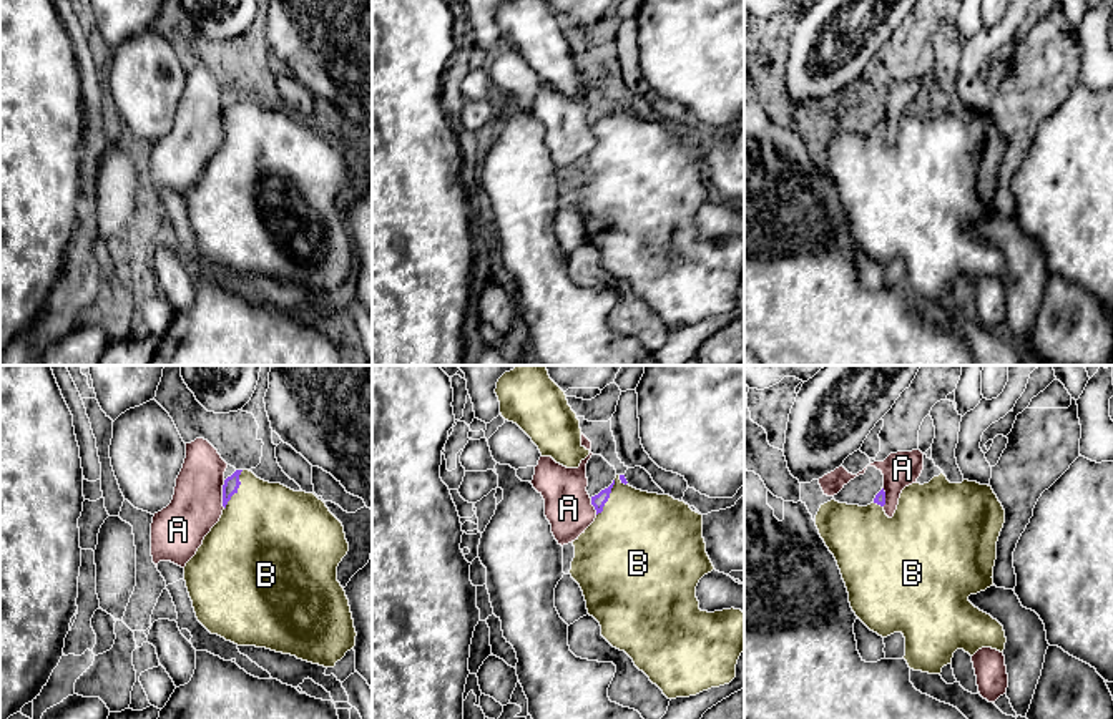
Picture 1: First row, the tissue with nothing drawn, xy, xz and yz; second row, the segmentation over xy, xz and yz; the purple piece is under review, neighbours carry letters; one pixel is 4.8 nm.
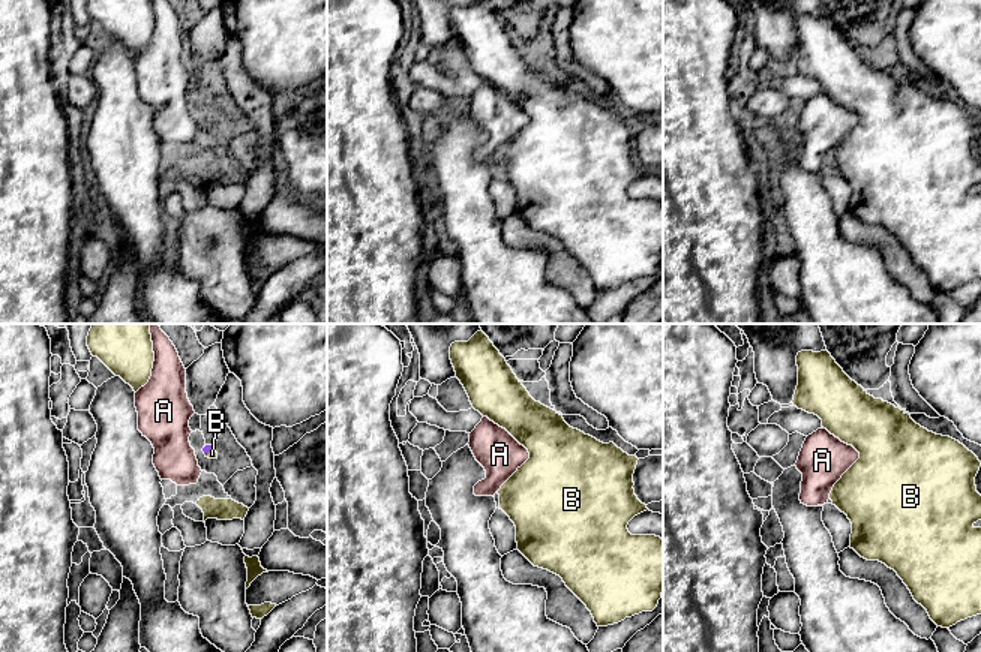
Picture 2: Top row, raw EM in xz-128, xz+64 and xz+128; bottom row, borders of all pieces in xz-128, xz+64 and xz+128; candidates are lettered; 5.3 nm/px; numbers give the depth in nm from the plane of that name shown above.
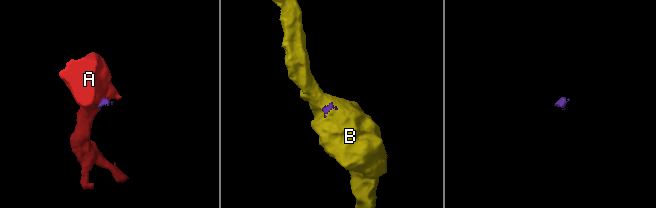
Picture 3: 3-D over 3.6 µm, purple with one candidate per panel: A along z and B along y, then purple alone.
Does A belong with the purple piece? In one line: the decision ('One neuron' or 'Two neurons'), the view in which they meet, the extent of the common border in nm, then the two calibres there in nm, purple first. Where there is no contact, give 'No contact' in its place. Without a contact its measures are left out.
Two neurons. Touches purple in xy. Shared border 140 nm. Thickness 80 nm (purple) against 240 nm

